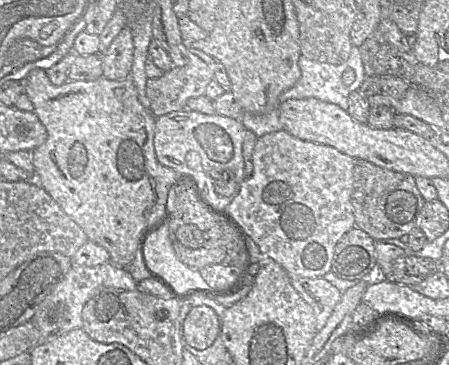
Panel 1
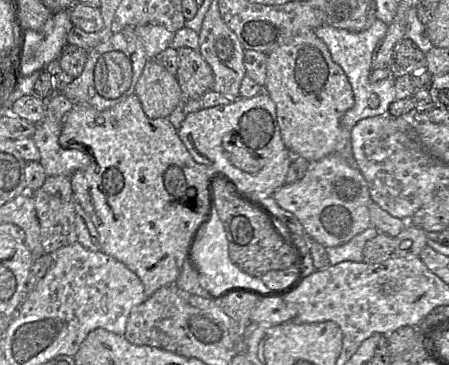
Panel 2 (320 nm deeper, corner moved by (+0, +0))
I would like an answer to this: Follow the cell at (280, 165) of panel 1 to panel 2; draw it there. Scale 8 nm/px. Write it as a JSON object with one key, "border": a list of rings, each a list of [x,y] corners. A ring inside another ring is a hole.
{"border":[[[339,154],[310,162],[300,180],[284,184],[272,196],[281,208],[297,217],[305,232],[314,241],[326,248],[346,244],[371,226],[371,198],[367,182],[359,169],[351,167]]]}

